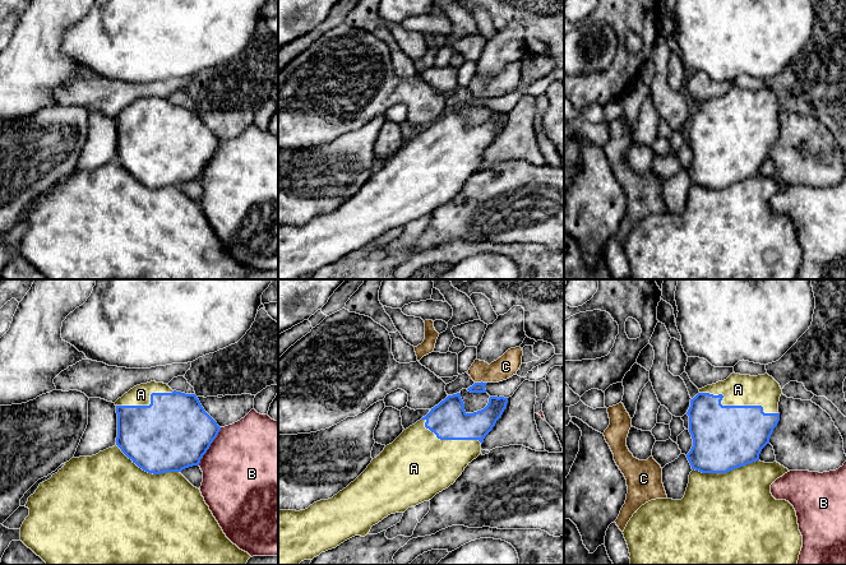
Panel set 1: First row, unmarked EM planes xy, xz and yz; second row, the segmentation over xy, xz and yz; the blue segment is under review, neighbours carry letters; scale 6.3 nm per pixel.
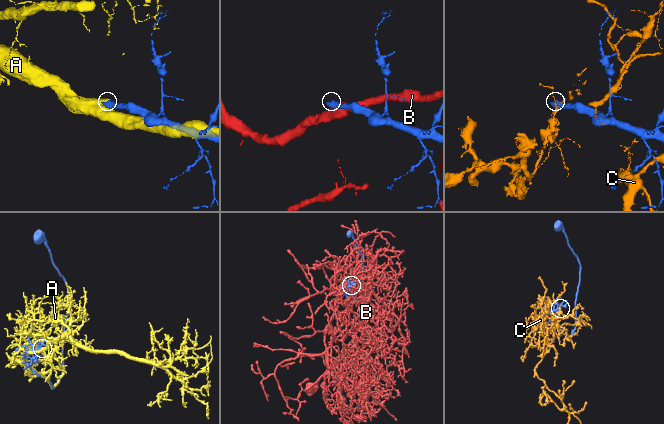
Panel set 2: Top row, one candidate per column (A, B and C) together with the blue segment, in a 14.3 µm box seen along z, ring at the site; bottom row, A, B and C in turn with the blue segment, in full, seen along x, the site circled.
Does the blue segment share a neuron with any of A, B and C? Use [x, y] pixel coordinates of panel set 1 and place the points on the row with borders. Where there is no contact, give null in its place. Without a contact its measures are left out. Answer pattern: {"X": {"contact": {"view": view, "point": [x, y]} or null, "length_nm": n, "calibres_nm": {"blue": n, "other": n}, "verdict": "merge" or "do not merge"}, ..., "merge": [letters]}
{"A": {"contact": {"view": "yz", "point": [735, 406]}, "length_nm": 500, "calibres_nm": {"blue": 400, "other": 190}, "verdict": "merge"}, "B": {"contact": {"view": "xy", "point": [209, 445]}, "length_nm": 280, "calibres_nm": {"blue": 460, "other": 500}, "verdict": "do not merge"}, "C": {"contact": {"view": "xz", "point": [481, 381]}, "length_nm": 80, "calibres_nm": {"blue": 60, "other": 140}, "verdict": "do not merge"}, "merge": ["A"]}

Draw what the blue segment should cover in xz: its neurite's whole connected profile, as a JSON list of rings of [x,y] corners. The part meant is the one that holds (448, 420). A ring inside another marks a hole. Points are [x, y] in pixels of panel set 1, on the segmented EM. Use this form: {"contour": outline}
{"contour": [[[461,393],[448,395],[371,460],[367,468],[332,499],[305,510],[278,510],[278,565],[299,565],[345,541],[365,537],[373,525],[390,514],[431,500],[448,488],[481,454],[481,444],[507,408],[508,398],[490,397],[487,406],[467,413]]]}

